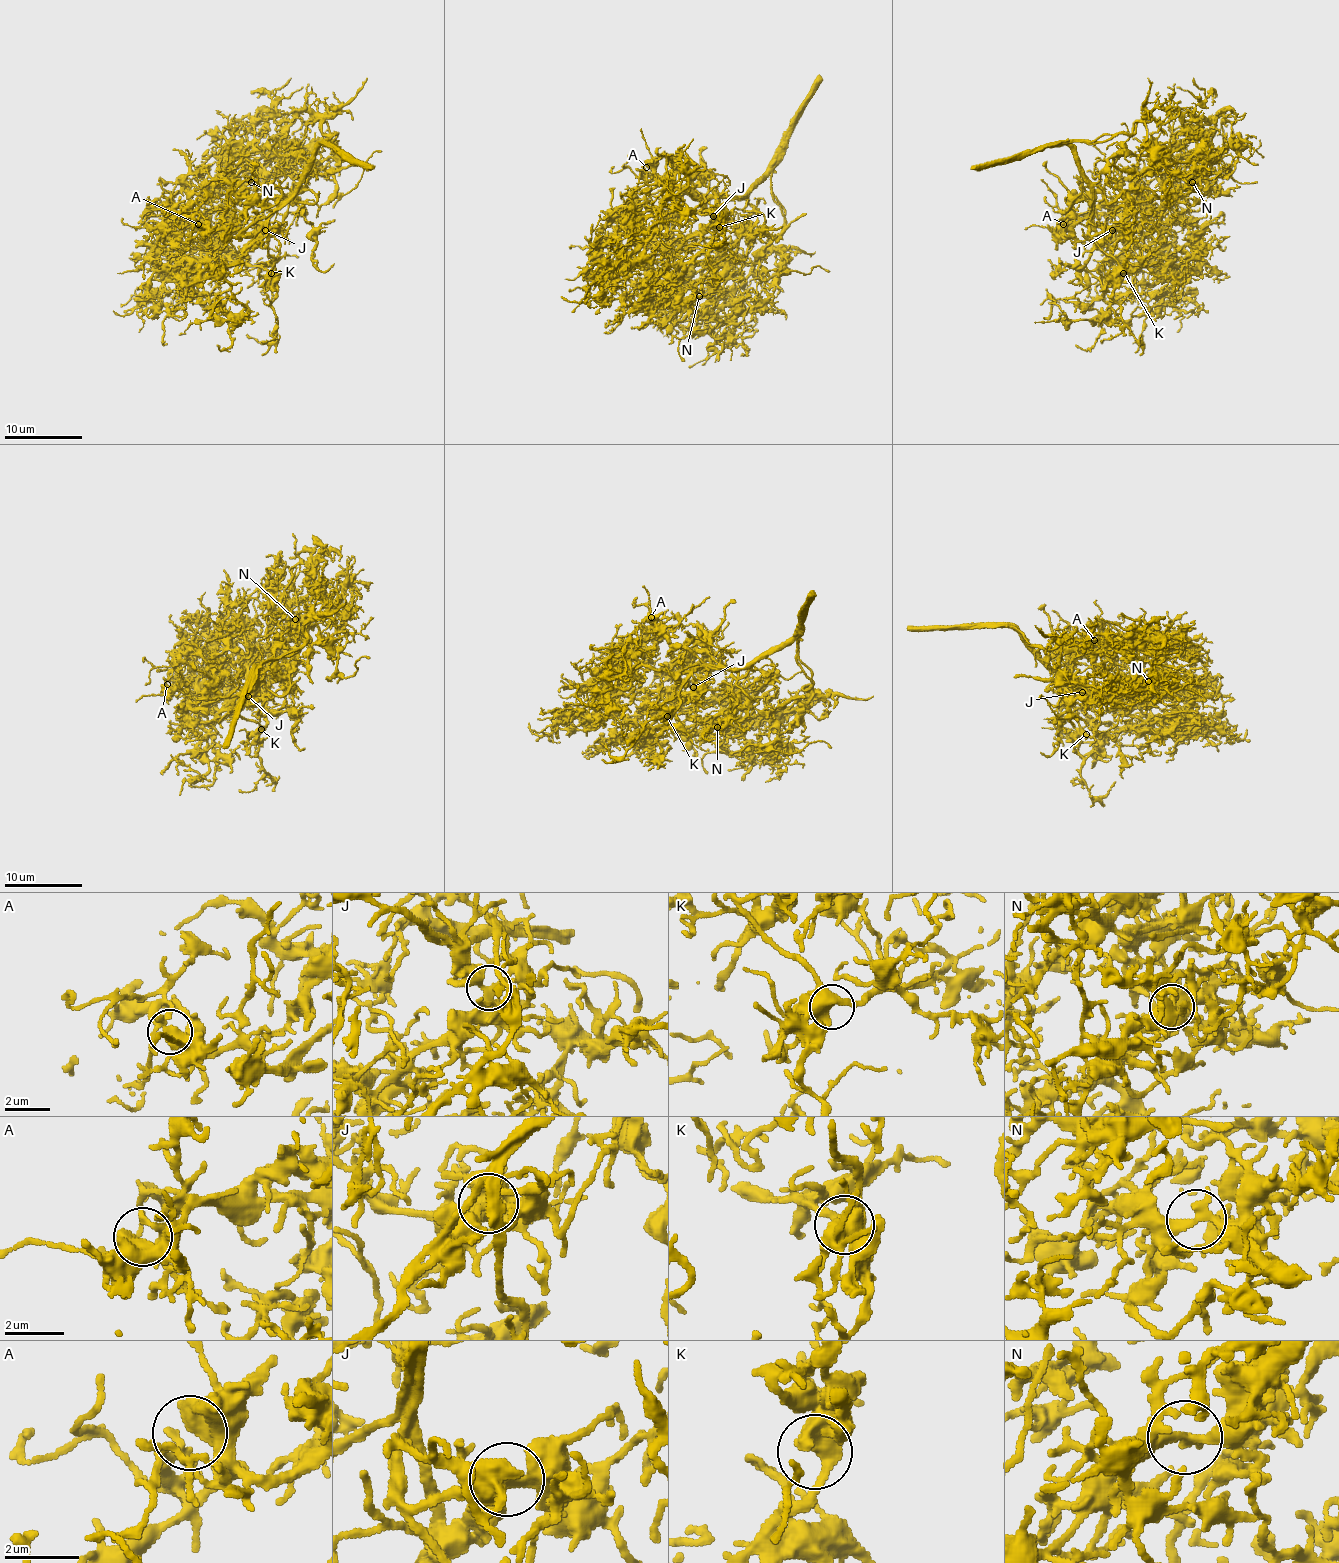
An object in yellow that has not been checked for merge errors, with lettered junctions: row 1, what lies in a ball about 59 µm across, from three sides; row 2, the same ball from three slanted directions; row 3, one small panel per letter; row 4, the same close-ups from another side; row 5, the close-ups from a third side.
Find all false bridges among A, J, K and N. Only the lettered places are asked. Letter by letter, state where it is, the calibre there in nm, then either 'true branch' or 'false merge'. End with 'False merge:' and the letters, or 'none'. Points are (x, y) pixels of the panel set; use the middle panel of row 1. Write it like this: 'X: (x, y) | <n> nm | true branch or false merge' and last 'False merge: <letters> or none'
A: (646, 167) | 750 nm | true branch
J: (713, 216) | 340 nm | true branch
K: (719, 227) | 500 nm | true branch
N: (699, 296) | 340 nm | true branch
False merge: none

